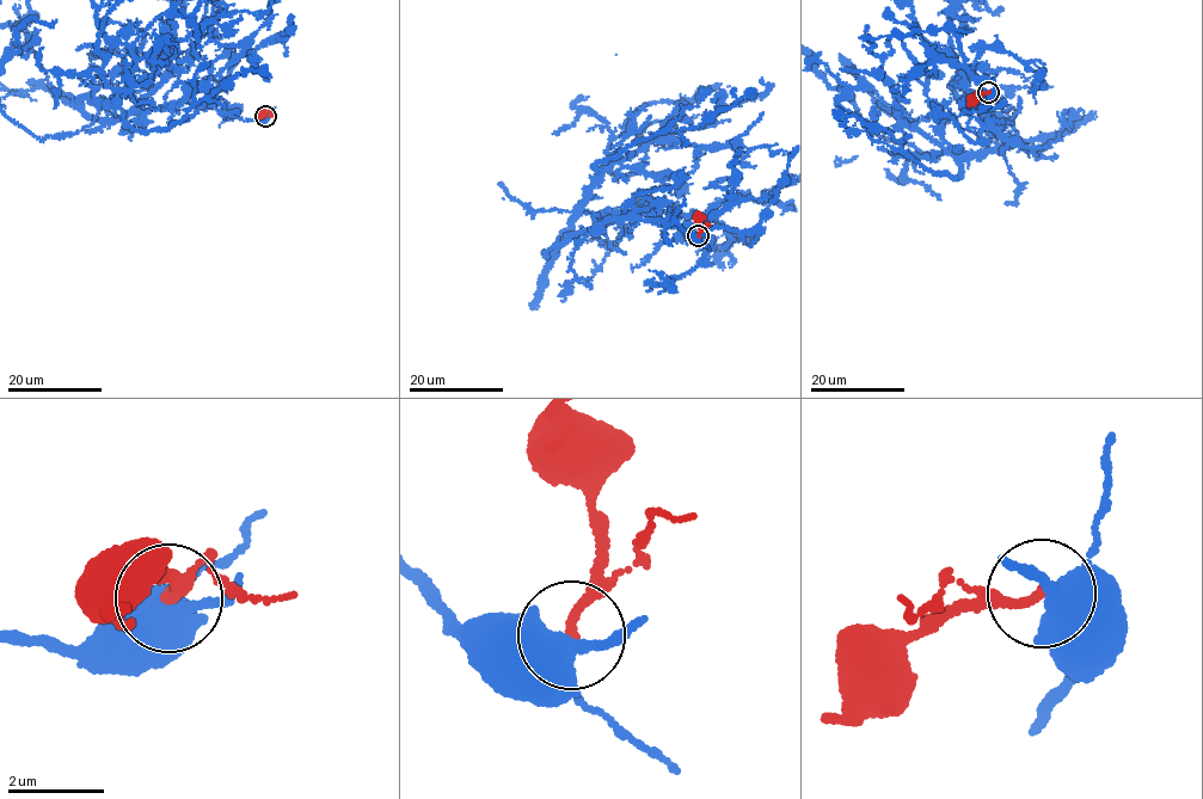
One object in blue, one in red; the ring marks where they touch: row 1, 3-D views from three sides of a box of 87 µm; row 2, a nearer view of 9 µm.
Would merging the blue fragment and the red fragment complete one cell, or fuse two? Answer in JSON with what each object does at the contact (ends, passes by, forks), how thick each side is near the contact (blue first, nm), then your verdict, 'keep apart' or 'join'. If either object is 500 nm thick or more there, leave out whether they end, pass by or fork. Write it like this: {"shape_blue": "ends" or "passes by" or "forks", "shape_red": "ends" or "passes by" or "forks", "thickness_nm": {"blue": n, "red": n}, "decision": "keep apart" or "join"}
{"shape_blue": "forks", "shape_red": "ends", "thickness_nm": {"blue": 400, "red": 200}, "decision": "keep apart"}

